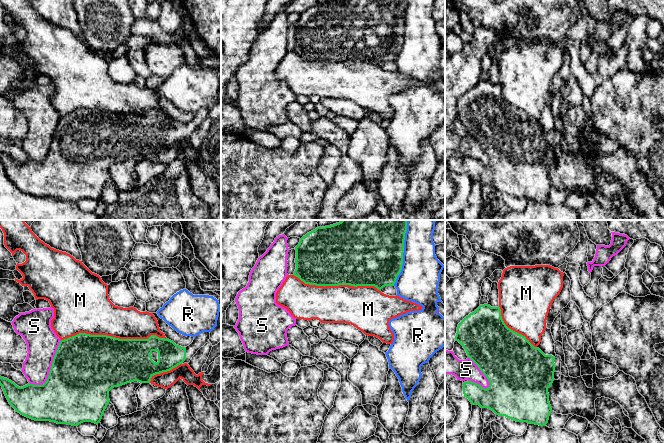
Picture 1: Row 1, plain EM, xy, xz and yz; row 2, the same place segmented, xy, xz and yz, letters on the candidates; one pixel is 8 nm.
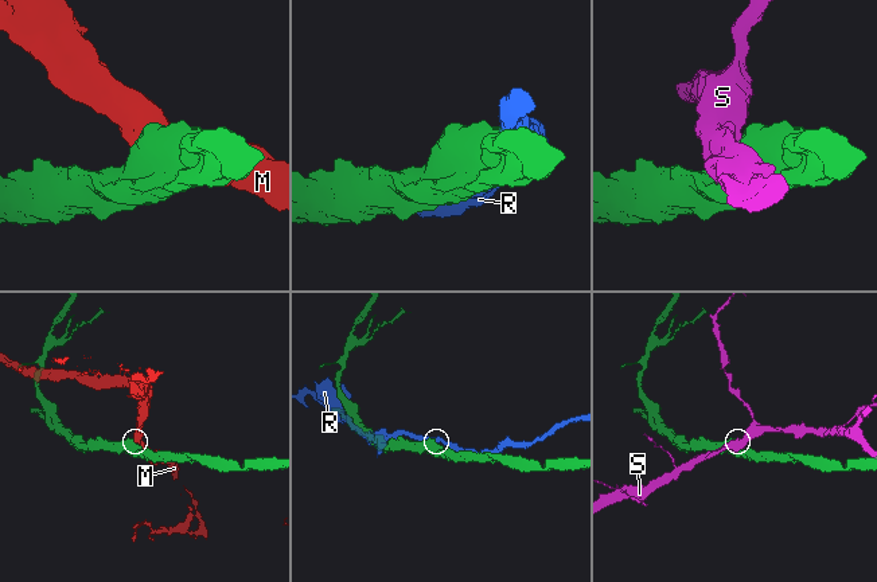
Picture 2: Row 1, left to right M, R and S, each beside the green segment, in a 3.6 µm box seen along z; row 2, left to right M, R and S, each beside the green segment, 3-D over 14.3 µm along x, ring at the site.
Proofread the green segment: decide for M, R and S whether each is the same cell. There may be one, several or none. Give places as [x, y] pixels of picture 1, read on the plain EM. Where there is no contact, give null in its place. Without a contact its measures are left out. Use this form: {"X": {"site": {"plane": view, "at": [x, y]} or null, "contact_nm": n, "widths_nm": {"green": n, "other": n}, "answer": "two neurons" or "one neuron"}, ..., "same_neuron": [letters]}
{"M": {"site": {"plane": "xy", "at": [113, 113]}, "contact_nm": 850, "widths_nm": {"green": 460, "other": 340}, "answer": "two neurons"}, "R": {"site": {"plane": "xz", "at": [402, 31]}, "contact_nm": 500, "widths_nm": {"green": 500, "other": 320}, "answer": "two neurons"}, "S": {"site": {"plane": "xy", "at": [51, 144]}, "contact_nm": 440, "widths_nm": {"green": 500, "other": 260}, "answer": "two neurons"}, "same_neuron": []}

